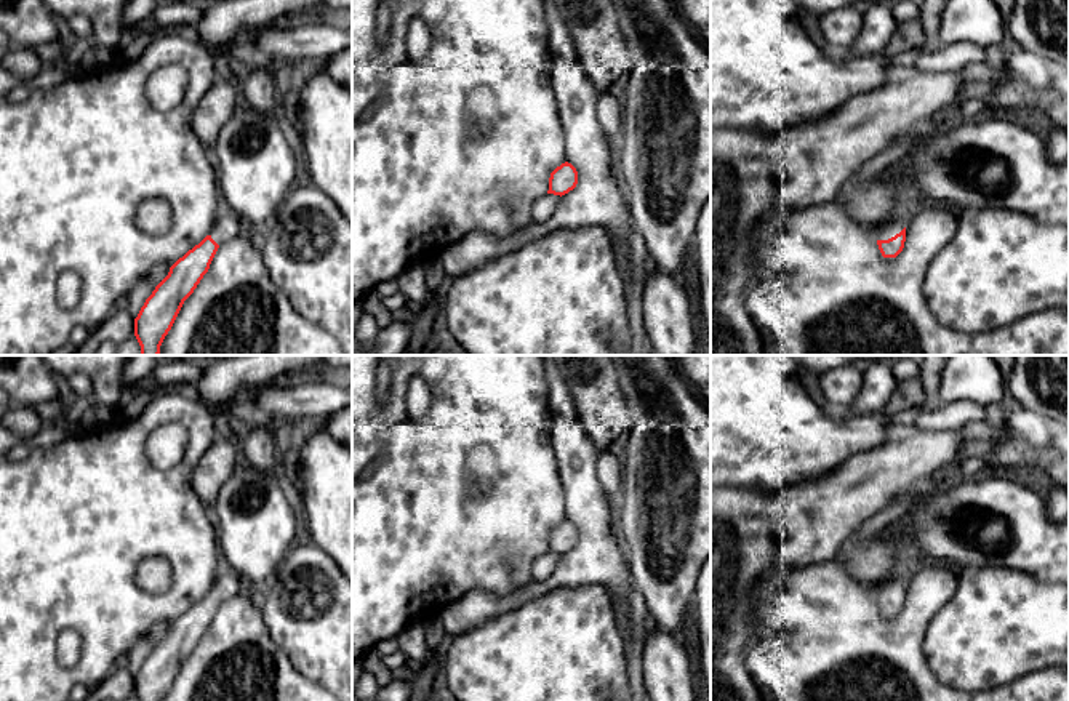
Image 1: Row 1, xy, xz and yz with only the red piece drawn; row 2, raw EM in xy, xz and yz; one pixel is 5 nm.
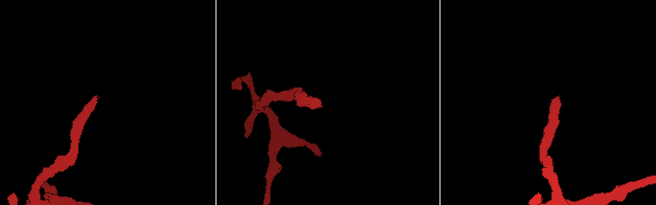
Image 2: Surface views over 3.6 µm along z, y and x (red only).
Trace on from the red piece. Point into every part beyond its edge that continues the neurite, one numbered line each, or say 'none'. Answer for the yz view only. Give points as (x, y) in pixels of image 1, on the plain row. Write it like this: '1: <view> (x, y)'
1: yz (893, 586)

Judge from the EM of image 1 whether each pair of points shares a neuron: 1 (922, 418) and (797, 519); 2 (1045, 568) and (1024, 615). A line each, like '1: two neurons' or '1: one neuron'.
1: two neurons
2: two neurons

